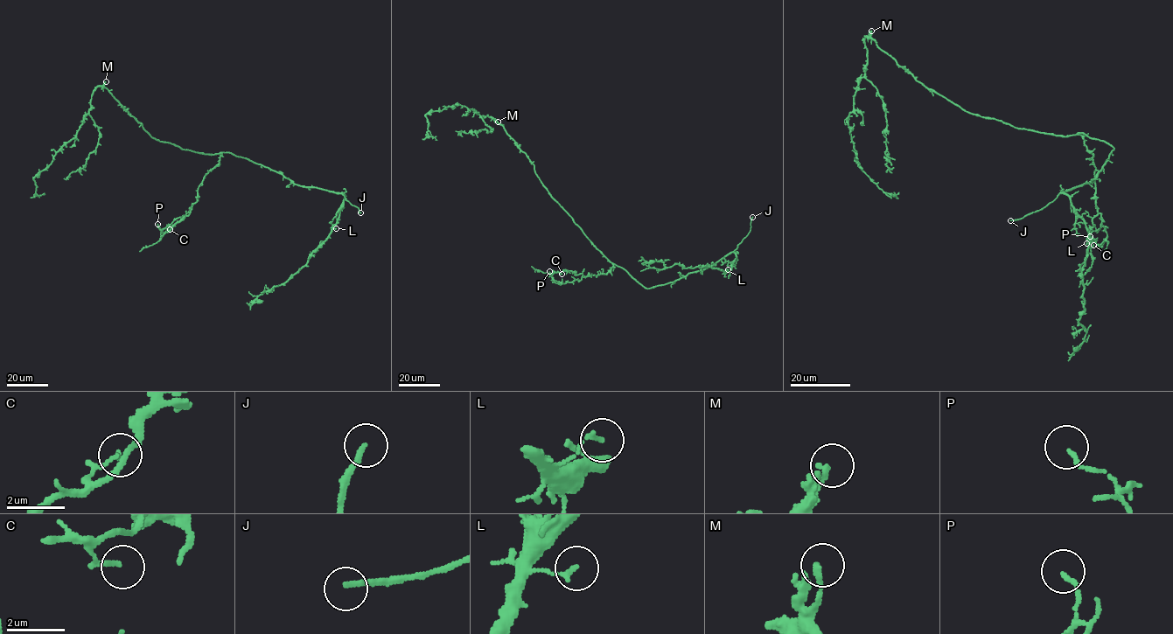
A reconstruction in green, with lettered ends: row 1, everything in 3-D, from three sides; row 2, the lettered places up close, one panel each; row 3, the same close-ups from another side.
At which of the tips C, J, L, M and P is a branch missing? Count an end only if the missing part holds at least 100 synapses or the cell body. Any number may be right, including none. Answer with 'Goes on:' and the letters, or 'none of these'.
Goes on: J

